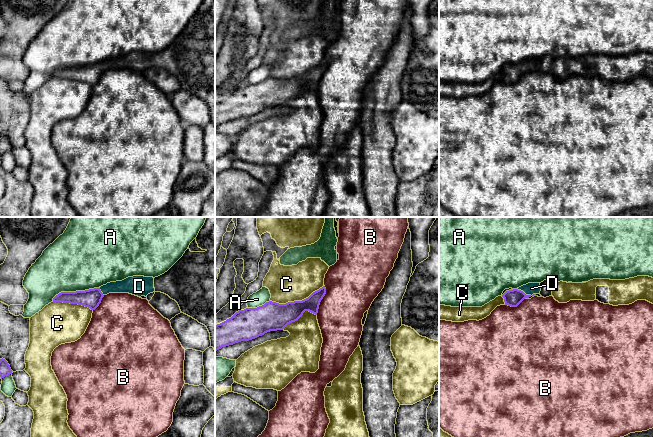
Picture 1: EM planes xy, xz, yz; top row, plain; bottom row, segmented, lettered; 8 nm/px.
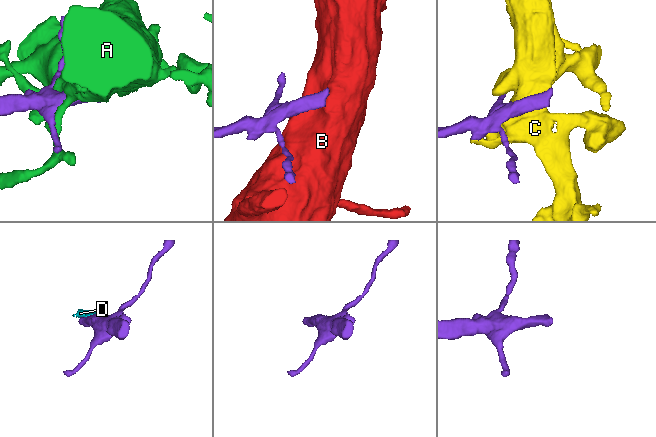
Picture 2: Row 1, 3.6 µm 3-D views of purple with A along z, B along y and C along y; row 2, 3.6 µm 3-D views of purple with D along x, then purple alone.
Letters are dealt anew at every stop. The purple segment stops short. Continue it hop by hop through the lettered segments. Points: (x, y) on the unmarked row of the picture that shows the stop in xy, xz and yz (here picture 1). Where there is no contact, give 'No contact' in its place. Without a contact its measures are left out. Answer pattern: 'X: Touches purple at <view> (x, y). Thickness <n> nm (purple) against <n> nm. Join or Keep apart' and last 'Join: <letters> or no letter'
A: Touches purple at xy (74, 68). Thickness 150 nm (purple) against 480 nm. Keep apart
B: Touches purple at xz (321, 75). Thickness 150 nm (purple) against 400 nm. Keep apart
C: Touches purple at xz (296, 77). Thickness 240 nm (purple) against 280 nm. Keep apart
D: Touches purple at yz (525, 70). Thickness 140 nm (purple) against 100 nm. Join
Join: D

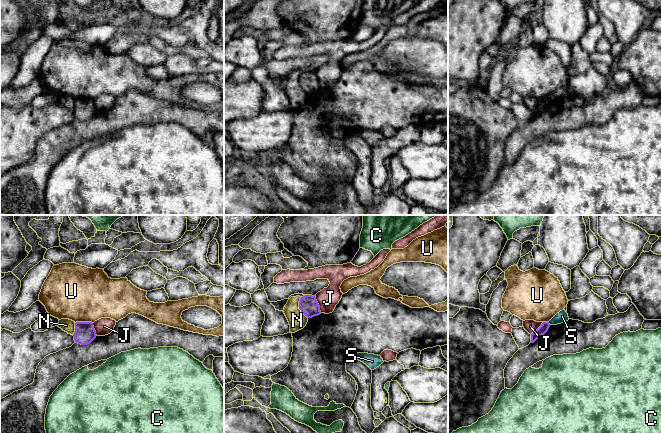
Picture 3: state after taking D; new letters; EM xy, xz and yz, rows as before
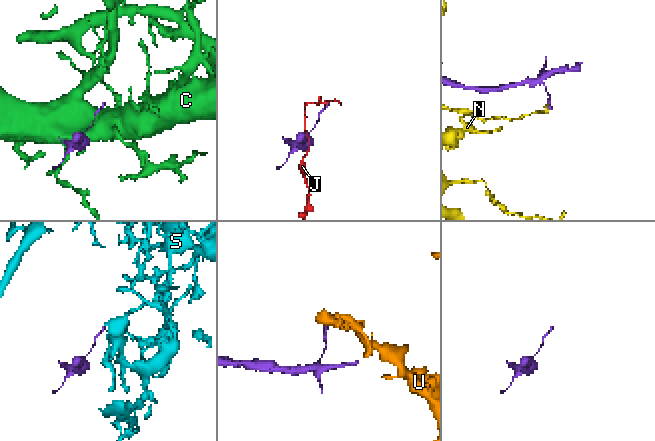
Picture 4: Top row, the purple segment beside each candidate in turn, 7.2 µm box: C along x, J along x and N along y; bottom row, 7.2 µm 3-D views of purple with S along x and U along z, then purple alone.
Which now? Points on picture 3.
C: No contact. Keep apart
J: Touches purple at xz (318, 80). Thickness 150 nm (purple) against 170 nm. Keep apart
N: Touches purple at xz (299, 84). Thickness 150 nm (purple) against 150 nm. Keep apart
S: Touches purple at yz (548, 99). Thickness 70 nm (purple) against 90 nm. Keep apart
U: Touches purple at xy (83, 98). Thickness 170 nm (purple) against 440 nm. Keep apart
Join: no letter

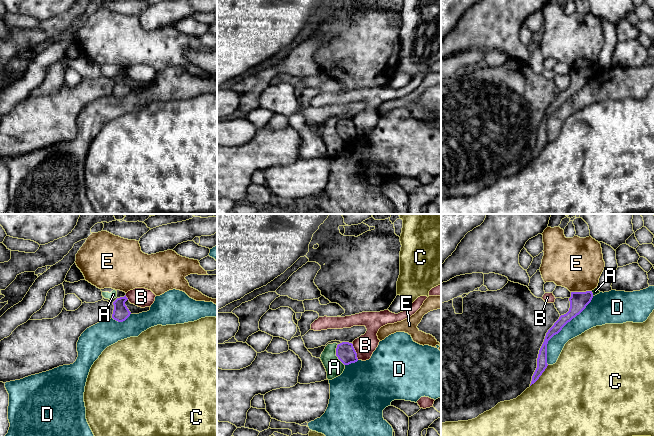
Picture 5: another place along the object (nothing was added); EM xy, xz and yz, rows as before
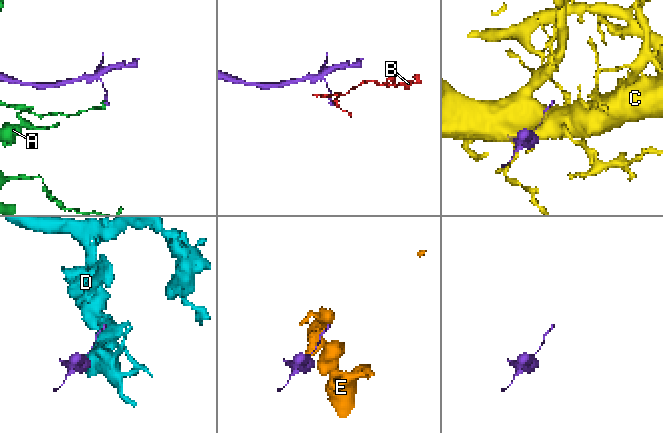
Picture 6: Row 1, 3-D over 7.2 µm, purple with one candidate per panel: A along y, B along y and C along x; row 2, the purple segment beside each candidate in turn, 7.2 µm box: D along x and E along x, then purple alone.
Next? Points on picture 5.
A: Touches purple at xz (336, 131). Thickness 150 nm (purple) against 150 nm. Keep apart
B: Touches purple at xz (355, 127). Thickness 150 nm (purple) against 170 nm. Keep apart
C: Touches purple at yz (540, 151). Thickness 80 nm (purple) against 500 nm. Keep apart
D: Touches purple at yz (560, 106). Thickness 130 nm (purple) against 160 nm. Keep apart
E: Touches purple at yz (581, 68). Thickness 140 nm (purple) against 420 nm. Keep apart
Join: no letter

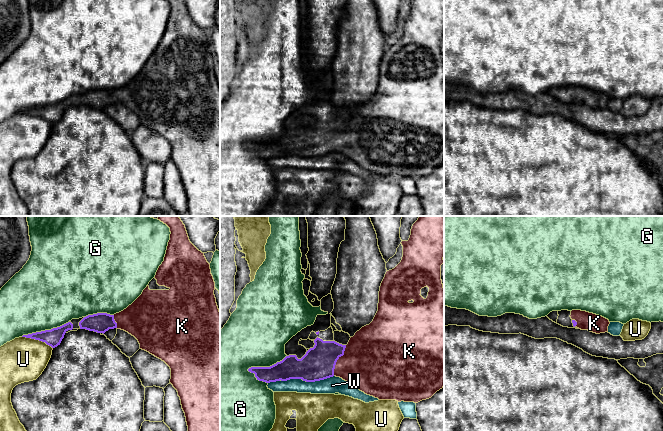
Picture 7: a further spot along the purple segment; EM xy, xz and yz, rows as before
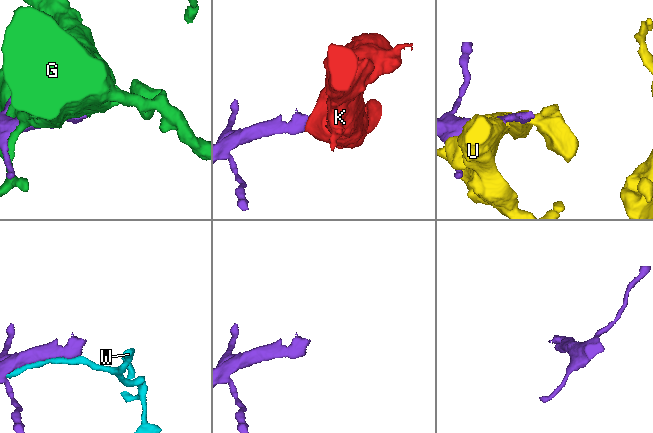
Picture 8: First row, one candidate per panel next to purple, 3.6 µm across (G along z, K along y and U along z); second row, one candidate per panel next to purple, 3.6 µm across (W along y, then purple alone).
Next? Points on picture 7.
G: Touches purple at xz (266, 143). Thickness 180 nm (purple) against 460 nm. Keep apart
K: Touches purple at xz (337, 135). Thickness 260 nm (purple) against 420 nm. Join
U: Touches purple at xy (37, 115). Thickness 140 nm (purple) against 360 nm. Keep apart
W: Touches purple at xz (300, 154). Thickness 260 nm (purple) against 130 nm. Keep apart
Join: K

